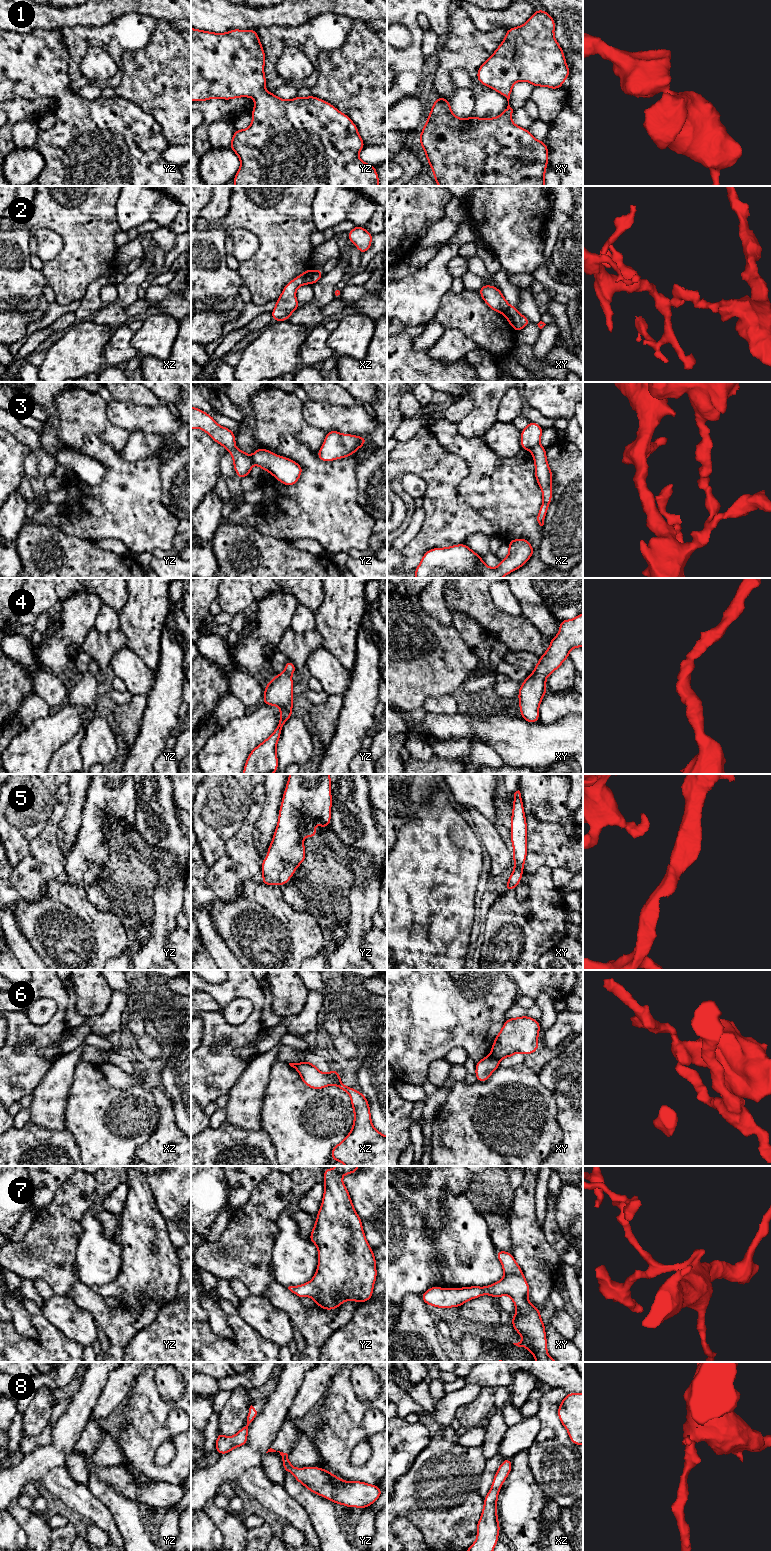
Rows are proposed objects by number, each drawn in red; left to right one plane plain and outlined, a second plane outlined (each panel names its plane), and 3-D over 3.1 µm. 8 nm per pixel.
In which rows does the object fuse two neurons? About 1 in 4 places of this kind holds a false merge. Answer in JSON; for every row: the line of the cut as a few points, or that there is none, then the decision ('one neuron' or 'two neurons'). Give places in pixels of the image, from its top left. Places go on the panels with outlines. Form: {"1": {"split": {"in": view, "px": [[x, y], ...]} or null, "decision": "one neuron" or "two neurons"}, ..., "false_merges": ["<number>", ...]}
{"1": {"split": null, "decision": "one neuron"}, "2": {"split": {"in": "xz", "px": [[313, 271], [310, 283]]}, "decision": "two neurons"}, "3": {"split": {"in": "xz", "px": [[538, 443], [530, 450]]}, "decision": "two neurons"}, "4": {"split": null, "decision": "one neuron"}, "5": {"split": null, "decision": "one neuron"}, "6": {"split": {"in": "xy", "px": [[491, 1054], [497, 1060]]}, "decision": "two neurons"}, "7": {"split": null, "decision": "one neuron"}, "8": {"split": null, "decision": "one neuron"}, "false_merges": ["2", "3", "6"]}

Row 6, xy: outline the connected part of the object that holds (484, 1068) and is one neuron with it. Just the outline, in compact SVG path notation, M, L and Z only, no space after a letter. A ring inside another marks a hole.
M488 1055L482 1060L476 1062L475 1075L477 1081L486 1082L490 1075L499 1067L498 1060L492 1055Z

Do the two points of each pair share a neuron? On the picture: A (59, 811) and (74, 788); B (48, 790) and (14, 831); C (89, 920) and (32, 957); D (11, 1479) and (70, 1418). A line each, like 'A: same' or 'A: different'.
A: different
B: same
C: different
D: same

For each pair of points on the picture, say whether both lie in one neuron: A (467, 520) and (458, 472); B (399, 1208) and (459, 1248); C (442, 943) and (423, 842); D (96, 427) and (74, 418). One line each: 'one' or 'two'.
A: one
B: one
C: one
D: one

